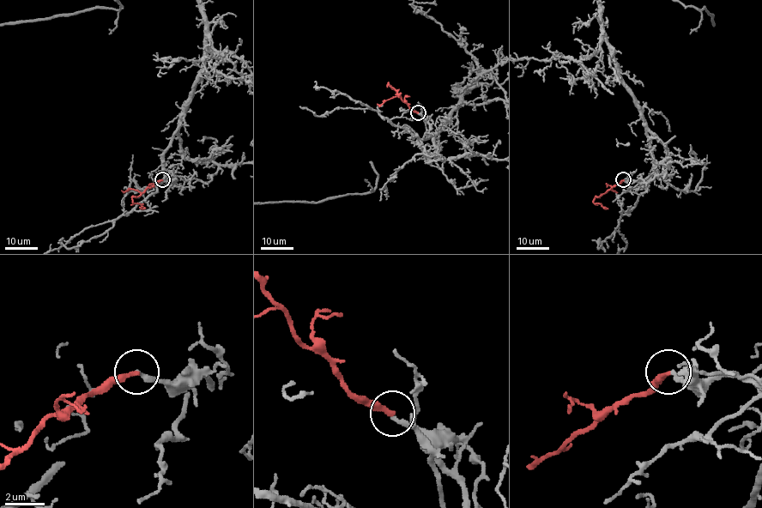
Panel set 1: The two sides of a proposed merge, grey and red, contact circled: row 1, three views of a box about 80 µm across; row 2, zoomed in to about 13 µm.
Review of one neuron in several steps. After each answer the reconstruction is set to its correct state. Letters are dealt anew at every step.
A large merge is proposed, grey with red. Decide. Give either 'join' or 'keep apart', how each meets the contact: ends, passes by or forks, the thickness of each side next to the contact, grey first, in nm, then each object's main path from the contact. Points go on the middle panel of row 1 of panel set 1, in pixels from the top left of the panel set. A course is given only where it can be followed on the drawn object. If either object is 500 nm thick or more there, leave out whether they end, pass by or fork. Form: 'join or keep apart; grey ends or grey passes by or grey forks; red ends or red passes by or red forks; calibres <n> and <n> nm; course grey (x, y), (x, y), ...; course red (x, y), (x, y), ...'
keep apart; grey ends; red ends; calibres 240 and 240 nm; course red (418, 112), (414, 111), (388, 83), (399, 97)

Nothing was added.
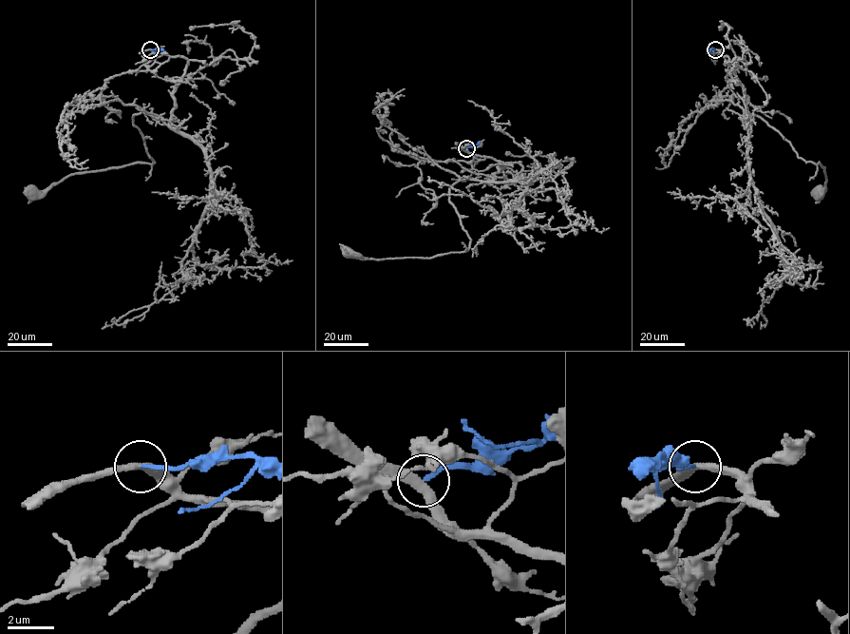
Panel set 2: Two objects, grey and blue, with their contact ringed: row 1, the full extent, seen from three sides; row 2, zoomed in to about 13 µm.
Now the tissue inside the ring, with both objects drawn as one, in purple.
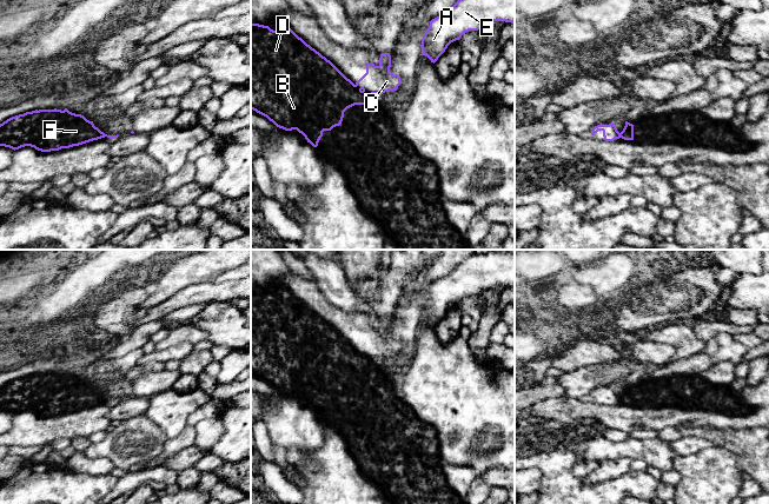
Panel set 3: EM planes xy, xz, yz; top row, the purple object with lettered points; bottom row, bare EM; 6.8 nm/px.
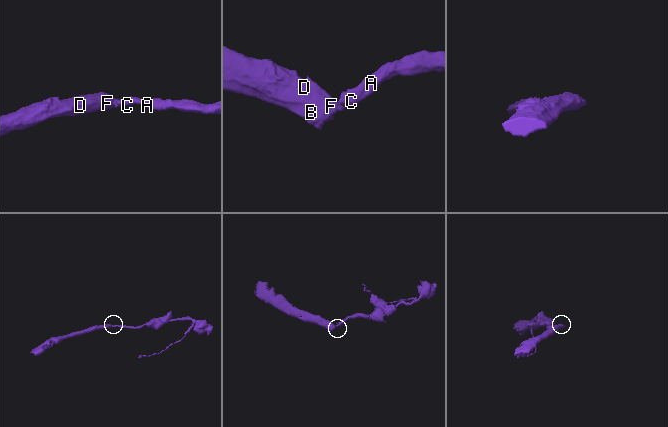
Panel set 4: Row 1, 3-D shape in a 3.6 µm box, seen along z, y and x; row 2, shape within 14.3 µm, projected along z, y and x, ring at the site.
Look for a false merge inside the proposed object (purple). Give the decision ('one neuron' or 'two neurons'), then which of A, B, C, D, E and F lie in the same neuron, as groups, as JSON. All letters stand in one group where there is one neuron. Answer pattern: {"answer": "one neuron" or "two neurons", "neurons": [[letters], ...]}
{"answer": "two neurons", "neurons": [["A", "C", "E"], ["B", "D", "F"]]}

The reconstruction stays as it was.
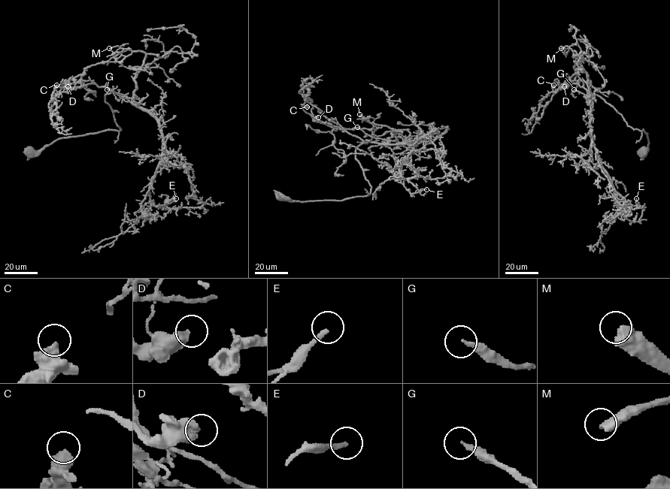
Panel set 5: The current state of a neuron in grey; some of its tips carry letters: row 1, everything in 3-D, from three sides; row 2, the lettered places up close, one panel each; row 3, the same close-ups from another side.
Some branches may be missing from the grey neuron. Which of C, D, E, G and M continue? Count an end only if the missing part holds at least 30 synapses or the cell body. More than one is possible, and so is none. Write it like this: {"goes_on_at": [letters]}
{"goes_on_at": ["G", "M"]}

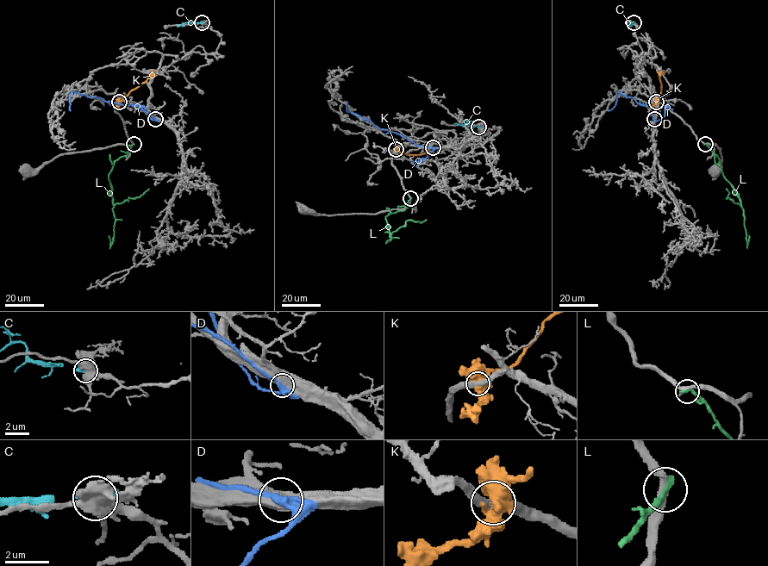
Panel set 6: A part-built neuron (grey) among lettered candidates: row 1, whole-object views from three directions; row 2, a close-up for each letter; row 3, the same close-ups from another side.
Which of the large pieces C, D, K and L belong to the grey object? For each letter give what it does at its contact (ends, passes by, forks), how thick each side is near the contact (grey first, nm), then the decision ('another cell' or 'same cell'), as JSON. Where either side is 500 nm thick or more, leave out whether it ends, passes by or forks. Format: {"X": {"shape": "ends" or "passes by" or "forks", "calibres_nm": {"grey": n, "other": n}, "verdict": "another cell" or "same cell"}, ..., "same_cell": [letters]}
{"C": {"calibres_nm": {"grey": 550, "other": 320}, "verdict": "another cell"}, "D": {"calibres_nm": {"grey": 600, "other": 360}, "verdict": "another cell"}, "K": {"calibres_nm": {"grey": 400, "other": 600}, "verdict": "same cell"}, "L": {"shape": "ends", "calibres_nm": {"grey": 320, "other": 320}, "verdict": "another cell"}, "same_cell": ["K"]}

